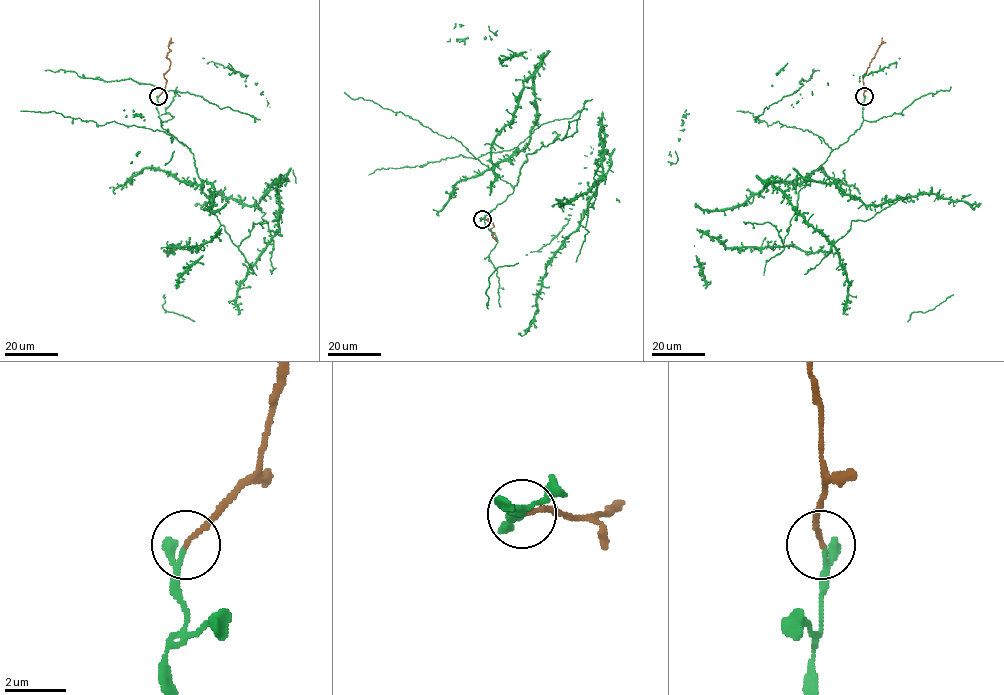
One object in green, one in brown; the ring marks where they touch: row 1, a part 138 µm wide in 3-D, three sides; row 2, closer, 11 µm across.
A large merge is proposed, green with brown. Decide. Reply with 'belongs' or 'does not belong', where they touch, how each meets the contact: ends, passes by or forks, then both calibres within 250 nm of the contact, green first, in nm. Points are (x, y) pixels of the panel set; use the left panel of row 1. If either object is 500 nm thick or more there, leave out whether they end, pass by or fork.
belongs; place (158, 96); green passes by; brown ends; calibres 130 and 140 nm

